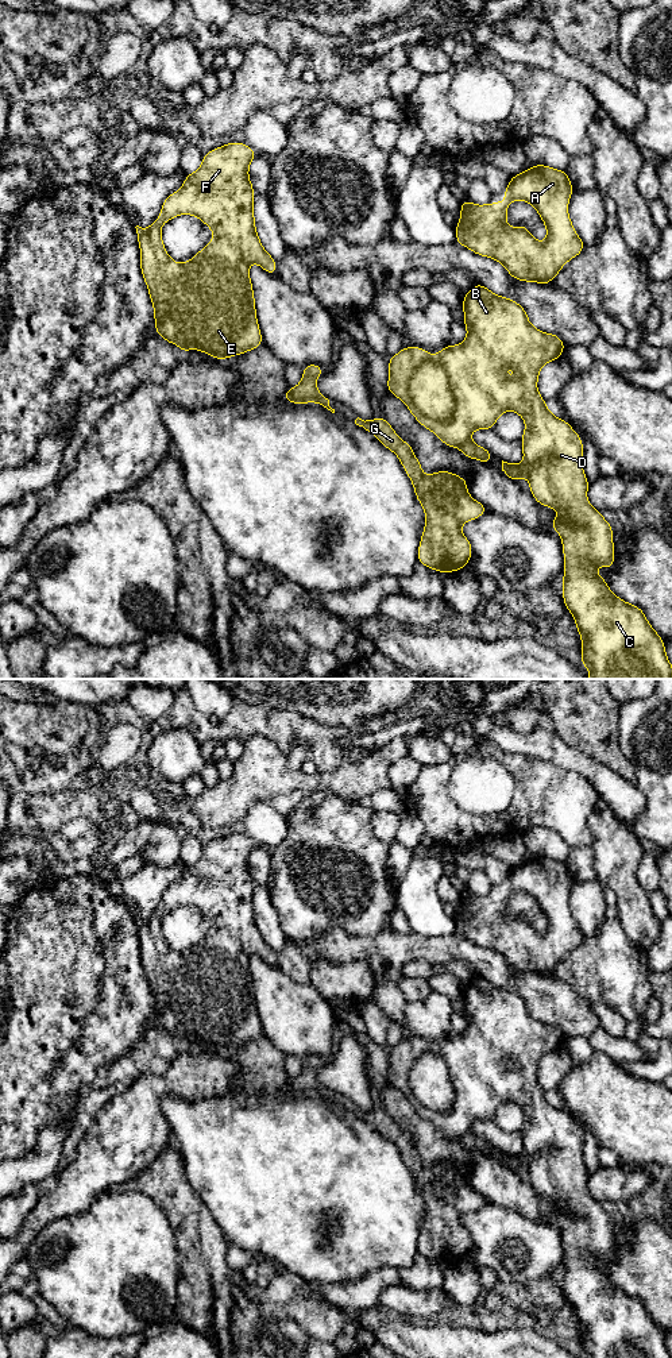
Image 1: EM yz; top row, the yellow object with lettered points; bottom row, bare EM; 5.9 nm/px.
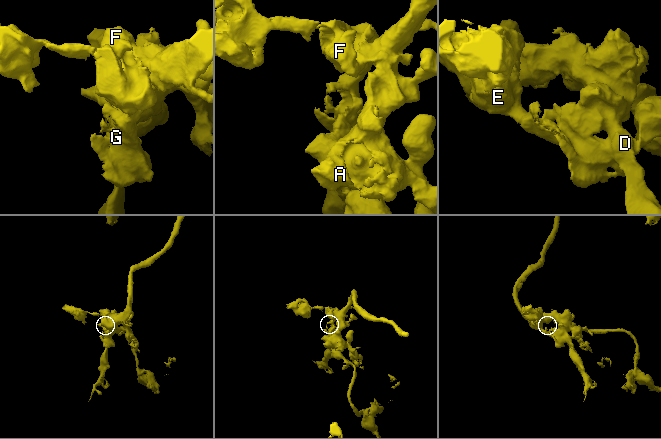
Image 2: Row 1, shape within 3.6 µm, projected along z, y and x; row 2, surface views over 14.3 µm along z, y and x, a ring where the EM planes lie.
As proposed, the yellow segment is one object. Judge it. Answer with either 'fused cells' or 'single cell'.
fused cells

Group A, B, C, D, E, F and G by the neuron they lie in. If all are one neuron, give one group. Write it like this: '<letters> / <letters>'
A B C D / E F G

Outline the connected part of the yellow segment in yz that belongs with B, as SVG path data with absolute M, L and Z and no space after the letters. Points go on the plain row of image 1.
M476 975L466 984L463 996L464 1016L467 1029L456 1037L445 1037L435 1049L444 1060L455 1100L447 1112L437 1112L422 1106L409 1087L409 1073L416 1061L432 1046L421 1038L403 1038L398 1045L389 1049L387 1081L398 1088L416 1108L416 1111L432 1122L445 1137L457 1138L471 1130L475 1120L491 1120L503 1103L513 1102L525 1112L525 1123L521 1129L524 1151L532 1158L529 1181L537 1195L556 1200L559 1205L553 1210L552 1219L560 1226L564 1245L563 1291L568 1303L573 1307L578 1323L582 1328L582 1357L583 1358L672 1358L669 1354L664 1331L648 1313L644 1303L632 1295L622 1292L607 1277L606 1272L598 1266L596 1258L605 1257L607 1261L614 1255L613 1219L595 1201L587 1191L590 1173L583 1162L583 1134L578 1123L563 1110L552 1106L545 1097L545 1091L537 1081L537 1072L541 1058L555 1050L560 1050L564 1042L563 1031L553 1025L544 1025L534 1019L526 1002L515 992L497 987L486 977Z

